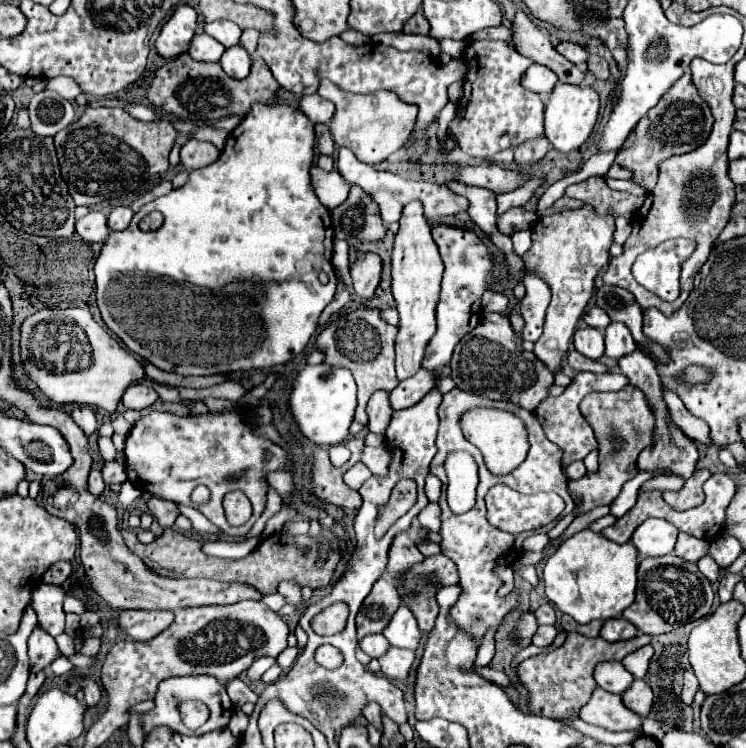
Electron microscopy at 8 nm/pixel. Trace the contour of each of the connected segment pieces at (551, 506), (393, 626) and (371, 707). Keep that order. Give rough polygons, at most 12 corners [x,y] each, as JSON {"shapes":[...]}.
{"shapes":[[[506,484],[486,494],[488,520],[512,534],[564,510],[556,494],[524,496]],[[406,604],[382,634],[390,646],[416,650],[422,636]],[[378,704],[364,708],[366,720],[380,732],[384,730],[382,714]]]}

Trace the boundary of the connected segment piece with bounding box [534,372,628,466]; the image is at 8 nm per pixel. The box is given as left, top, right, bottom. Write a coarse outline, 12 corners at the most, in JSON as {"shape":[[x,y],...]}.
{"shape":[[620,372],[576,374],[536,410],[562,466],[598,448],[578,406],[590,392],[628,386]]}

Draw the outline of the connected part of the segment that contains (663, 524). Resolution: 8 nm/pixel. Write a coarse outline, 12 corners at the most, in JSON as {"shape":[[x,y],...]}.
{"shape":[[662,518],[644,520],[632,534],[642,558],[674,550],[678,530]]}

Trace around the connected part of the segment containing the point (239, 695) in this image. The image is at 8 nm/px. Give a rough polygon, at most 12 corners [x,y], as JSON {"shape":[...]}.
{"shape":[[242,680],[228,684],[228,696],[236,708],[256,702],[254,694]]}

